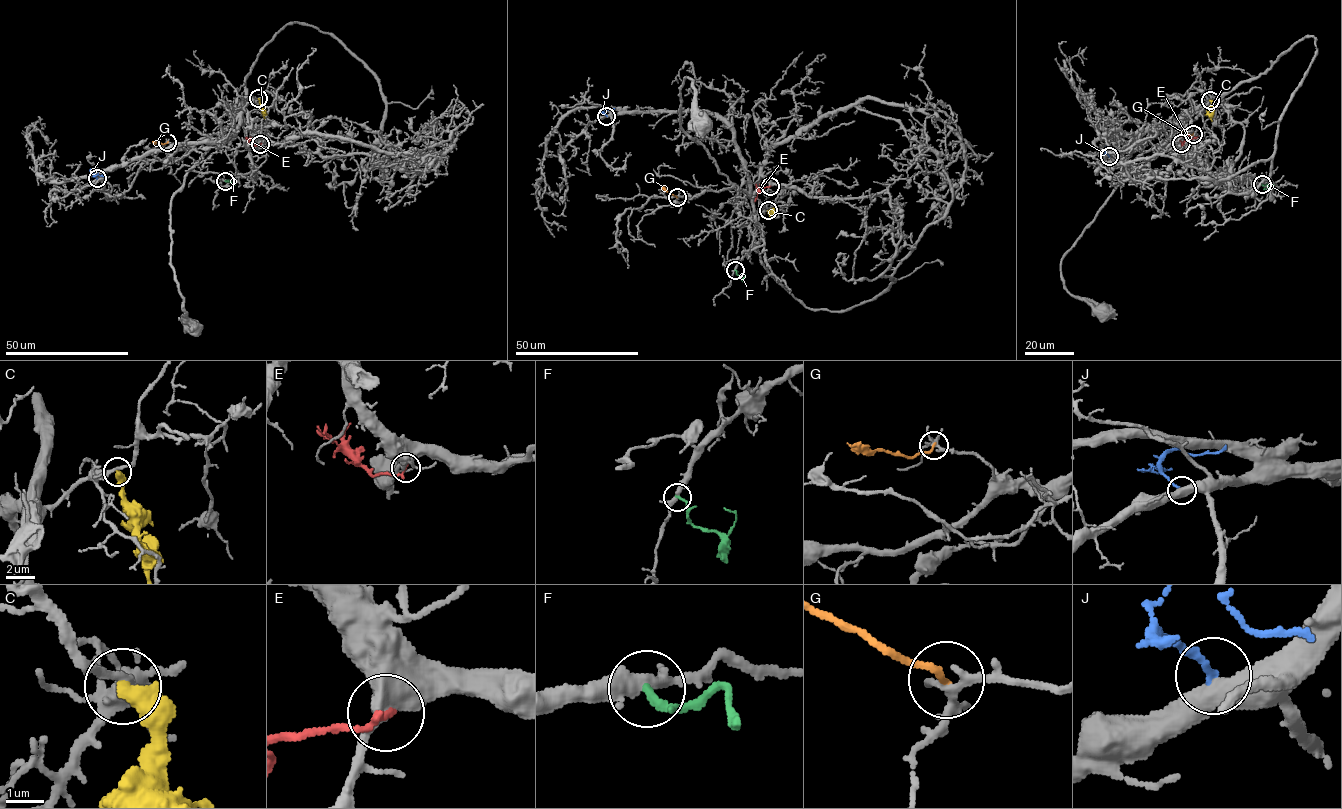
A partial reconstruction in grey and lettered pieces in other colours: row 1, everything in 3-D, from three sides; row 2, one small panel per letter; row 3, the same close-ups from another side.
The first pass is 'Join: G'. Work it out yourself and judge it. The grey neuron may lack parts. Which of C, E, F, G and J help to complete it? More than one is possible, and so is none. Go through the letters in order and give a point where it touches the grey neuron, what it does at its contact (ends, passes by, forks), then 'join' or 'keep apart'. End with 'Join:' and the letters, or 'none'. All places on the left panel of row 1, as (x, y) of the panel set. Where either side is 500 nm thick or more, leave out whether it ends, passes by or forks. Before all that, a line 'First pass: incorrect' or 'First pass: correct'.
First pass: incorrect
C: contact (258, 98); it ends; keep apart
E: contact (260, 144); it ends; keep apart
F: contact (225, 181); it ends; keep apart
G: contact (167, 142); it ends; keep apart
J: contact (97, 178); keep apart
Join: none

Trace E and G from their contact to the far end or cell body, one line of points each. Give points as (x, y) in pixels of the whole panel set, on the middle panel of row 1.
E: (770, 186), (758, 192), (754, 201)
G: (677, 197), (662, 188)

